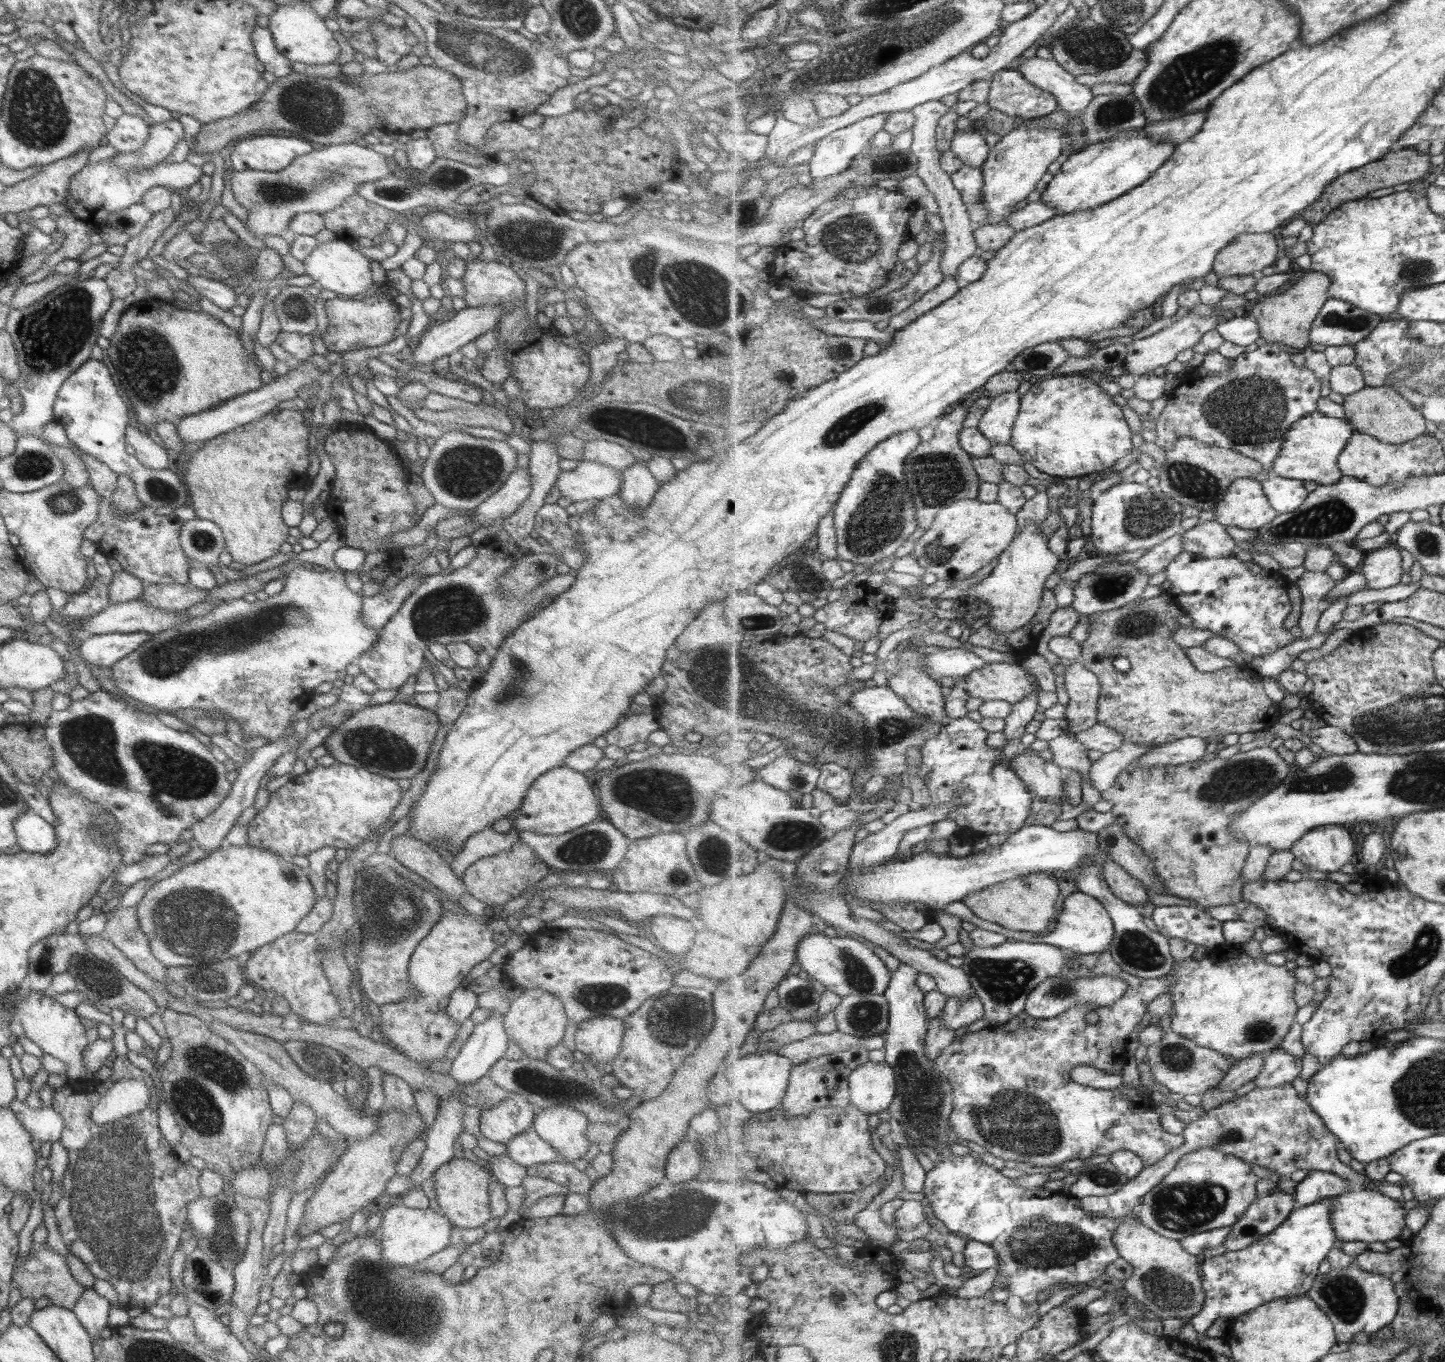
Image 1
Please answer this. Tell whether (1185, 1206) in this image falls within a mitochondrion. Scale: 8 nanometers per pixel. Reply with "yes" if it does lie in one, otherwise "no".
yes

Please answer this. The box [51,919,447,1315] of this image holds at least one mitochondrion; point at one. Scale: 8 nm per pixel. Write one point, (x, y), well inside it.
(113, 1213)

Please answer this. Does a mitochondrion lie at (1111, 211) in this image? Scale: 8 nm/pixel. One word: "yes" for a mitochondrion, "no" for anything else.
no

